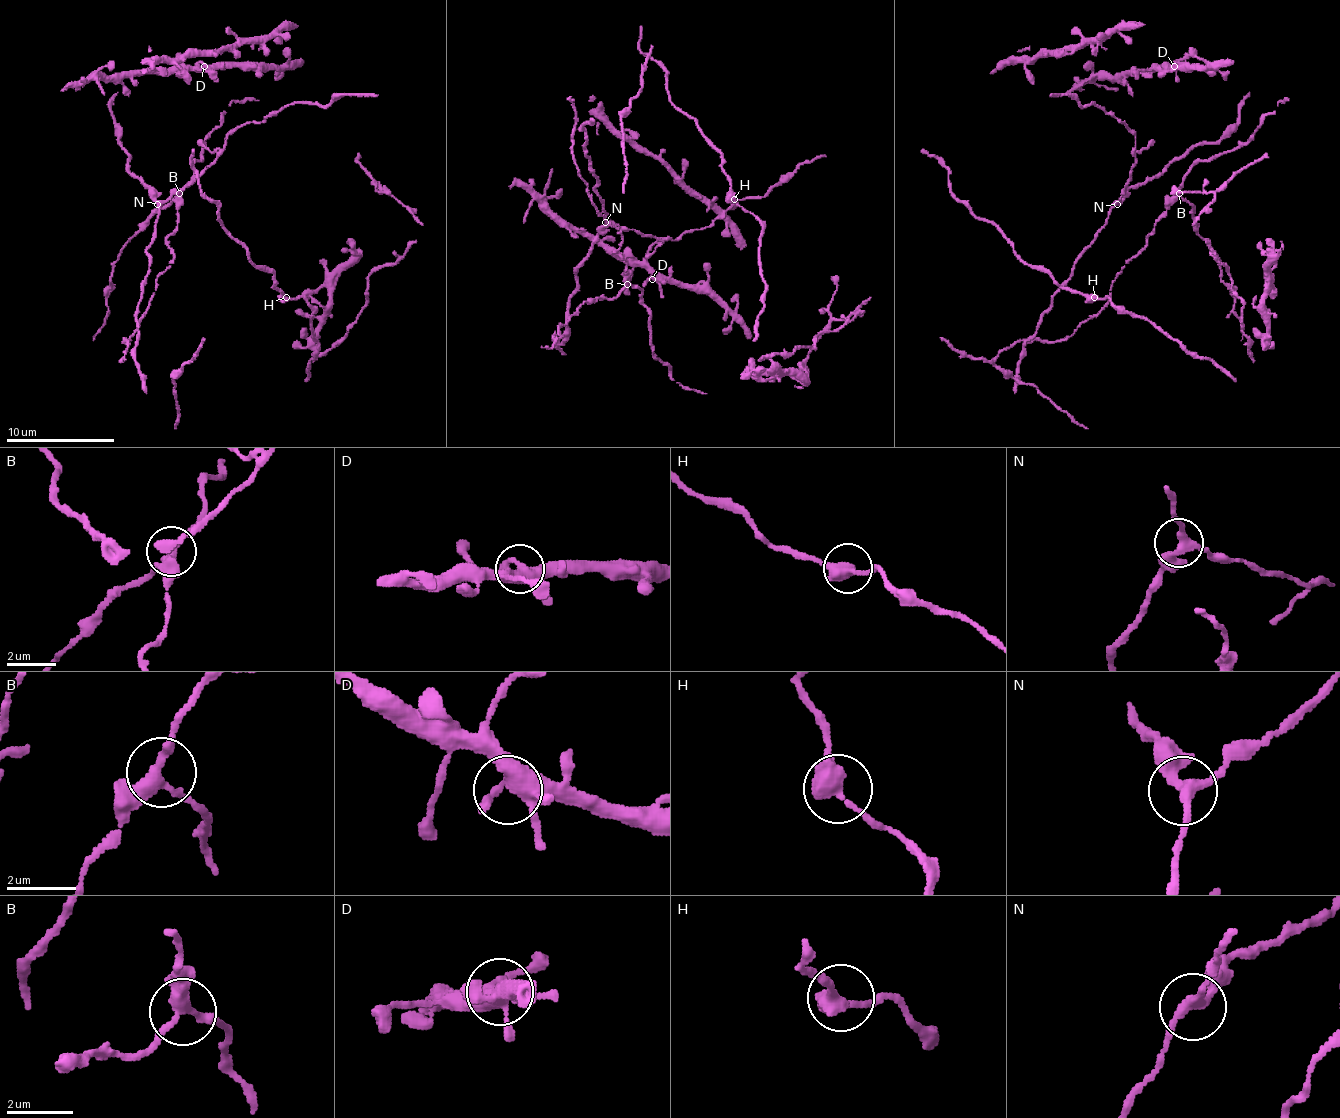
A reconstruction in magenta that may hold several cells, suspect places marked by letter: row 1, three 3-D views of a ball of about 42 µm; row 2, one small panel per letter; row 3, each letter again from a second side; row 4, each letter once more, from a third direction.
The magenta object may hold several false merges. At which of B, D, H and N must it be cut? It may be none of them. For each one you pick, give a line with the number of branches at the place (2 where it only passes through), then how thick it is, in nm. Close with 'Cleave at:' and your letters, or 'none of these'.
Cleave at: none of these

